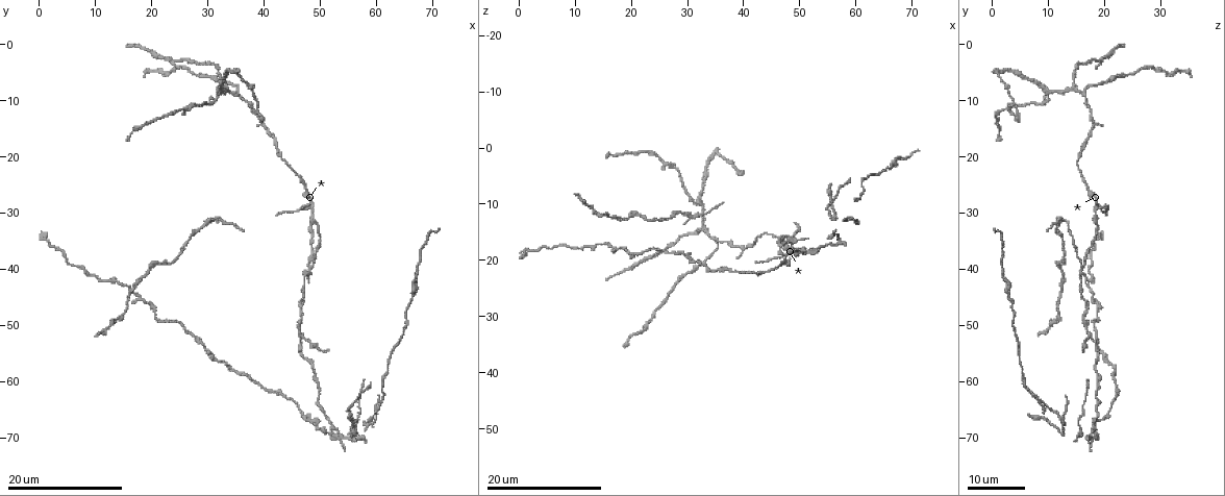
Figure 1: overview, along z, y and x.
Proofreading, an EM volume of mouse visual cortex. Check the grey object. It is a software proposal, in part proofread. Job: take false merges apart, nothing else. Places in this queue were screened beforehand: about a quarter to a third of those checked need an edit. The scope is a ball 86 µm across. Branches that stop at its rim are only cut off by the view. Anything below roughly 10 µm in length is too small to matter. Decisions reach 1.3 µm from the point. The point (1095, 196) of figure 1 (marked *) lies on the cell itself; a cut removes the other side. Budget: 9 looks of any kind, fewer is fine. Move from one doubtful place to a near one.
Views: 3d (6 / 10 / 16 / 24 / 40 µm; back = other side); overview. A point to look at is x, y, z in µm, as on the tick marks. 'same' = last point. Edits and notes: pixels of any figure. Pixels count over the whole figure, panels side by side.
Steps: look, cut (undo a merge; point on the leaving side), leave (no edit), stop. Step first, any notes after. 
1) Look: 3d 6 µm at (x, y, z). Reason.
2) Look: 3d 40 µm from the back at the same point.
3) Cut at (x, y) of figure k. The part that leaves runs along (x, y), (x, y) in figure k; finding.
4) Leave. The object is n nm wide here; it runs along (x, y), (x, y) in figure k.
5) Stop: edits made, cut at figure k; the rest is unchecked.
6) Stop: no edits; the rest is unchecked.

Look: 3d 24 µm at (48.0, 39.0, 16.5). Narrows sharply.

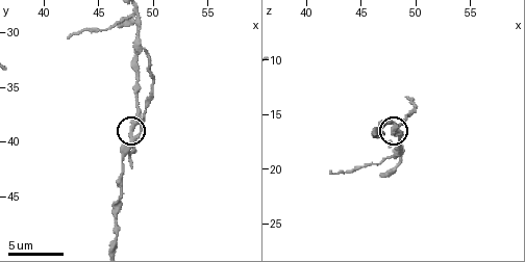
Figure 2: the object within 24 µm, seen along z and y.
Look: 3d 6 µm at the same point.

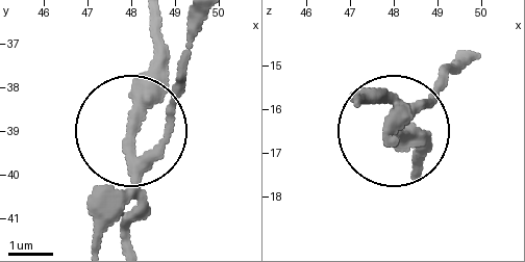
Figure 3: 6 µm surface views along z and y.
Look: 3d 6 µm from the back at the same point.

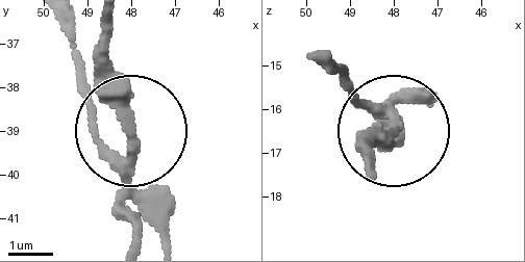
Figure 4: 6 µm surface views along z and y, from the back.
Cut at (167, 225) of figure 4. The part that leaves runs along (120, 175), (160, 238) in figure 4; a second cell is stuck on.

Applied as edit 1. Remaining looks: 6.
Look: 3d 24 µm at (32.5, 9.0, 9.5).

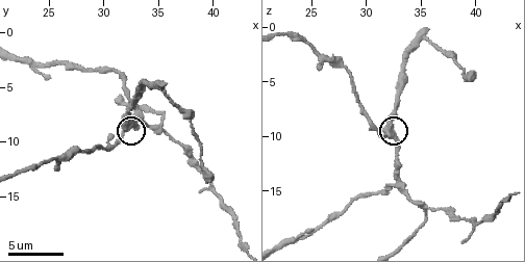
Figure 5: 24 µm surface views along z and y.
Look: 3d 6 µm at (32.0, 8.8, 9.8).

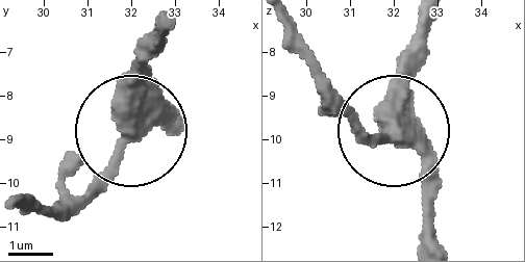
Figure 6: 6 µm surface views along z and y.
Leave. It runs along (432, 239), (429, 172), (388, 116), (399, 53) in figure 6; continuous, no second cell.

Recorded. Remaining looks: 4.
Look: 3d 24 µm at (35.0, 8.5, 16.0). Looks like a crossing.

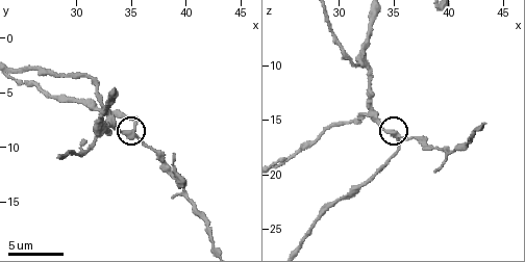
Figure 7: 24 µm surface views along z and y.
Look: 3d 10 µm at the same point.

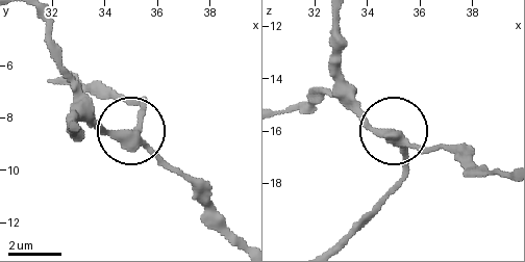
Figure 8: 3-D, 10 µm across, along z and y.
Leave. 4 arms meet here; it runs along (244, 243), (129, 129), (143, 98) in figure 8; one cell here.

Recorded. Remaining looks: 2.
Stop: edits made, cut at figure 4; the rest is unchecked.

